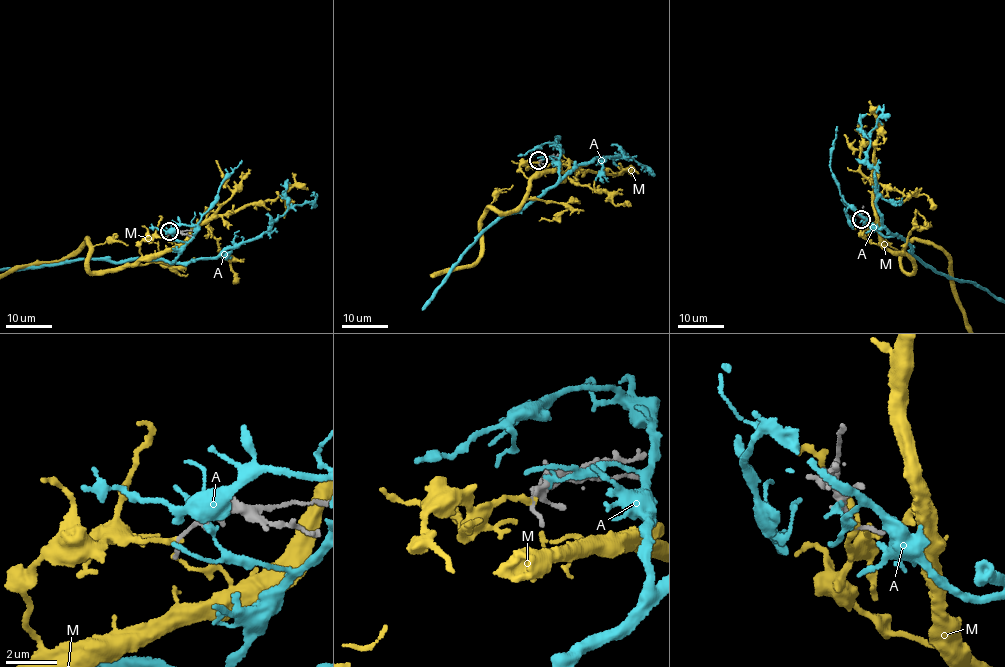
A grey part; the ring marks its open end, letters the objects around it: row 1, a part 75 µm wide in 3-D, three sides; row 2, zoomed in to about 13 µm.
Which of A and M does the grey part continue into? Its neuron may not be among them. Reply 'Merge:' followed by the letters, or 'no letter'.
Merge: no letter

